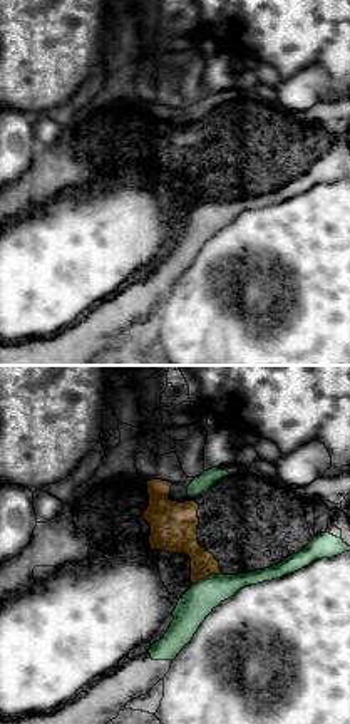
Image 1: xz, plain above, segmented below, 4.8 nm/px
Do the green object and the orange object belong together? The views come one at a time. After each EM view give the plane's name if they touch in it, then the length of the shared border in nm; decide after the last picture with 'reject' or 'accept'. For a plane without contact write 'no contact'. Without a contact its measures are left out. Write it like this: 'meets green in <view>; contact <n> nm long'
meets green in xz; contact 150 nm long

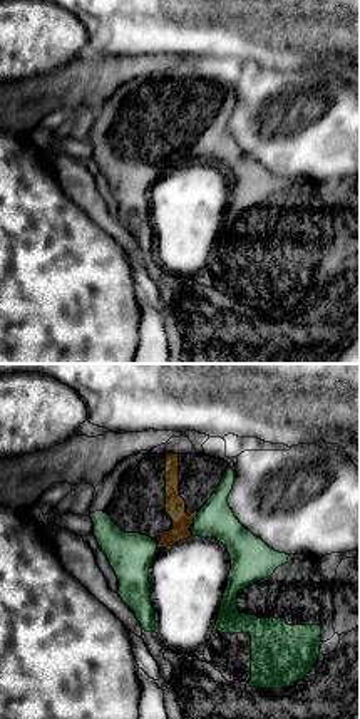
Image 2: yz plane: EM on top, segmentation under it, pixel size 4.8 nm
meets green in yz; contact 110 nm long

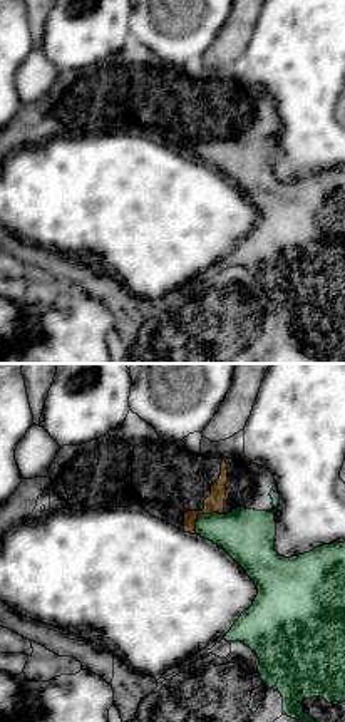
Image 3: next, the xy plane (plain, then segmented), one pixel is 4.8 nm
meets green in xy; contact 170 nm long

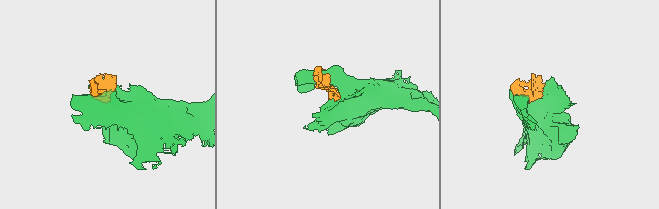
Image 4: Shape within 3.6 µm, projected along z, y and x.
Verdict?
accept

